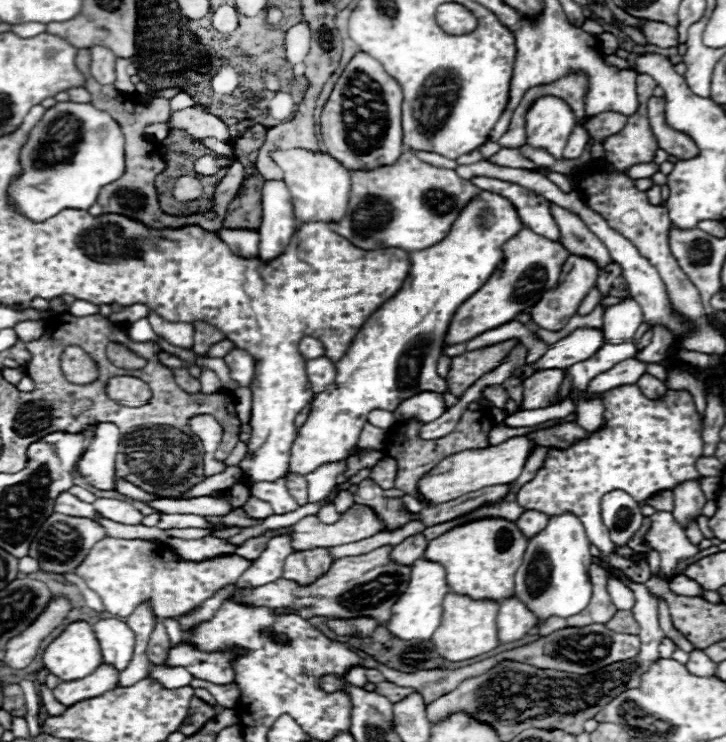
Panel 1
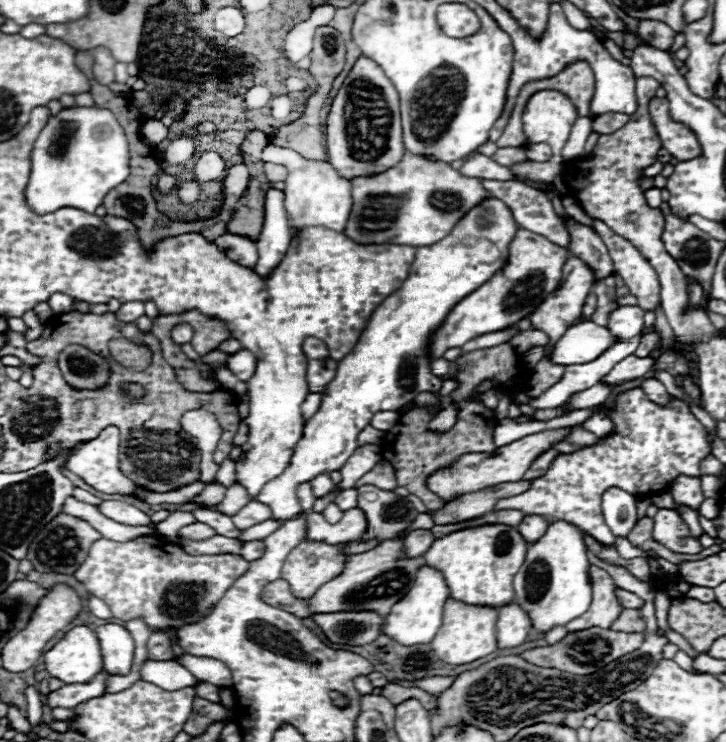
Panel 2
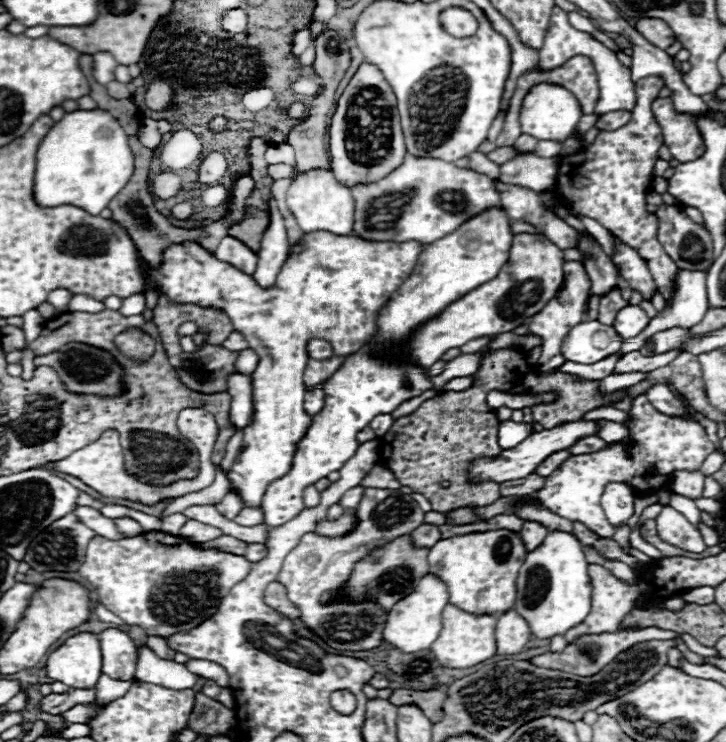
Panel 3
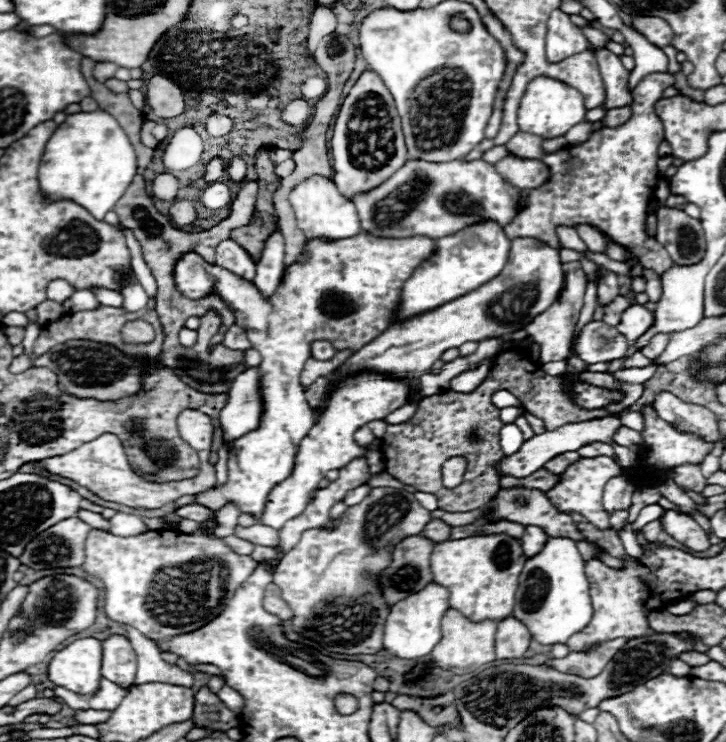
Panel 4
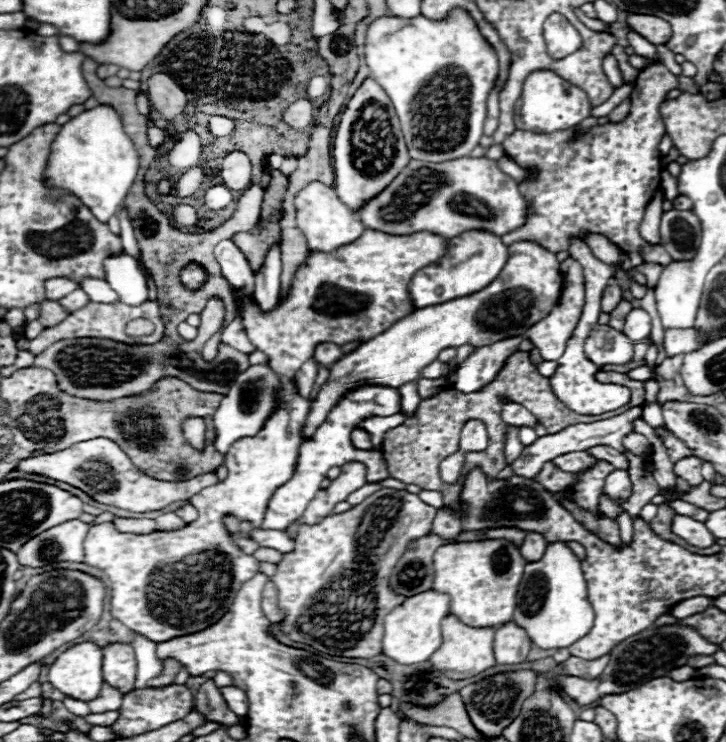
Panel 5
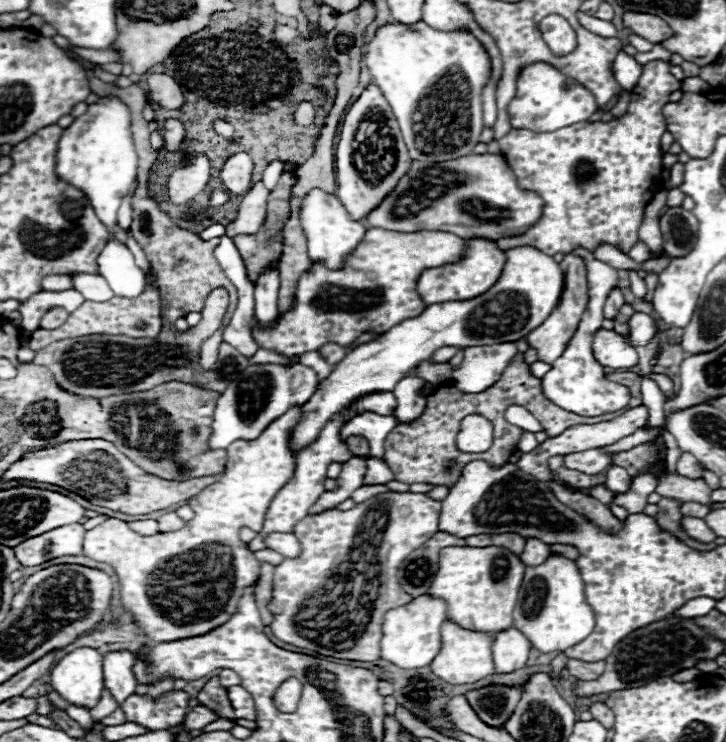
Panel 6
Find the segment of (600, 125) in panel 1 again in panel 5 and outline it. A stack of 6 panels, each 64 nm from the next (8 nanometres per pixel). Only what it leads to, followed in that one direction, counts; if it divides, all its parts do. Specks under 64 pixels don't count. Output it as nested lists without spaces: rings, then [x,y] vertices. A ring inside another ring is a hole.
[[[626,98],[622,104],[618,104],[618,106],[608,114],[610,122],[620,122],[620,120],[624,120],[624,118],[628,116],[628,110],[630,110],[630,98]]]

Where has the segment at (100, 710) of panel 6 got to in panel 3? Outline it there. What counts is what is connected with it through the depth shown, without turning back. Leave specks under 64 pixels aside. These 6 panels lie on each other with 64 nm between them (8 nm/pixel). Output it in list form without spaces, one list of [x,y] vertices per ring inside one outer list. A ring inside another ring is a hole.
[[[100,676],[98,684],[96,684],[96,700],[92,704],[96,706],[104,706],[104,704],[110,704],[112,700],[124,696],[130,686],[134,684],[134,680],[128,680],[128,682],[122,682],[122,680],[112,680],[108,676]]]

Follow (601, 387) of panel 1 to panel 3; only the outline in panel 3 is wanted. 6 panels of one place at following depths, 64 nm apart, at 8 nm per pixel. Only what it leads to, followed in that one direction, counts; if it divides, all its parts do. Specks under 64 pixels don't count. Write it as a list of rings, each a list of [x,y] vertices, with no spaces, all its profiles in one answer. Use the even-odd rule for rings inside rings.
[[[674,348],[674,350],[668,350],[658,356],[642,356],[640,352],[628,352],[616,362],[614,372],[650,372],[650,370],[668,366],[680,352],[684,352],[684,350]]]

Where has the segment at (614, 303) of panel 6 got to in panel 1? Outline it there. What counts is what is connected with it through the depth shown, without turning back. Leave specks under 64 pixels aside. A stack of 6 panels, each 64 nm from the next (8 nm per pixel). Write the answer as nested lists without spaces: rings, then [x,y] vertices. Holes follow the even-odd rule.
[[[552,204],[552,216],[562,234],[562,246],[570,254],[590,258],[600,270],[604,270],[612,262],[602,240],[598,236],[592,236],[590,228],[576,214]]]

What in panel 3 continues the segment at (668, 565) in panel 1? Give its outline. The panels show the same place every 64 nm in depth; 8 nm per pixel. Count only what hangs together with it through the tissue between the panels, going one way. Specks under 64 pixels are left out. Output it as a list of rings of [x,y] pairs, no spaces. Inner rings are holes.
[[[664,506],[660,516],[656,518],[656,528],[662,540],[684,548],[690,552],[703,552],[707,546],[702,540],[702,534],[696,526],[692,526],[680,512],[670,506]]]

